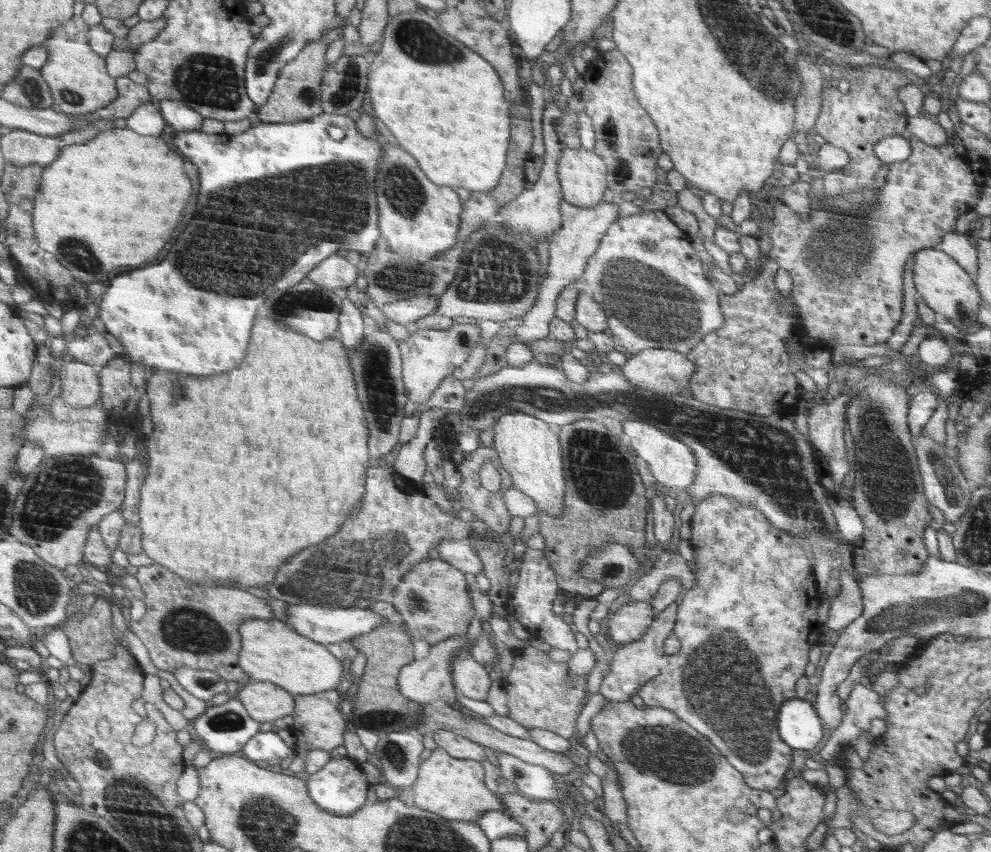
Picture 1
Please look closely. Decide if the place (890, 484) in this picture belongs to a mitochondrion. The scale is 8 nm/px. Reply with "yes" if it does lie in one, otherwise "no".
yes

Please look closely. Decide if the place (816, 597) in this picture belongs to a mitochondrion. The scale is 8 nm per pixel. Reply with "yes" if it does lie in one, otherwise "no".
no

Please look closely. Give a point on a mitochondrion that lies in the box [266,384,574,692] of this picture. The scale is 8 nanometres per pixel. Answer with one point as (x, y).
(356, 568)

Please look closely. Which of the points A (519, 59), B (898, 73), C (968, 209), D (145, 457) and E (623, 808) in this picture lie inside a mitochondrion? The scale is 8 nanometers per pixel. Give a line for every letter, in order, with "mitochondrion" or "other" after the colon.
A: other
B: other
C: other
D: other
E: other

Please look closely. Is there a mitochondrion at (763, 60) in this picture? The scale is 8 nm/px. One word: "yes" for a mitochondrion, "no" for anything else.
yes

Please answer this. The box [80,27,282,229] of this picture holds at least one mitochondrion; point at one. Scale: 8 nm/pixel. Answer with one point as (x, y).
(206, 79)

